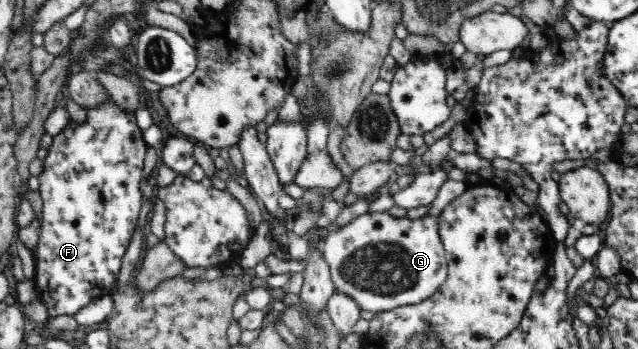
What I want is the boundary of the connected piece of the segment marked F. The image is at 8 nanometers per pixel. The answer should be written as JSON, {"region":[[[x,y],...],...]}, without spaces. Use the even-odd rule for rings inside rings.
{"region":[[[109,97],[106,101],[102,101],[100,105],[94,107],[84,107],[86,112],[86,121],[74,121],[69,119],[68,123],[62,128],[60,133],[54,135],[52,144],[48,147],[46,157],[42,159],[42,171],[38,174],[40,198],[42,198],[42,217],[39,239],[34,248],[32,248],[32,257],[36,263],[36,273],[33,283],[39,300],[46,306],[46,322],[42,323],[44,328],[49,325],[50,320],[60,315],[74,316],[80,309],[86,307],[90,303],[99,298],[112,295],[112,289],[116,284],[122,257],[130,245],[134,227],[136,227],[136,219],[140,213],[143,195],[140,193],[140,179],[142,179],[144,169],[144,154],[146,153],[147,143],[143,139],[143,130],[136,123],[135,112],[127,111],[123,106],[118,105]]]}

